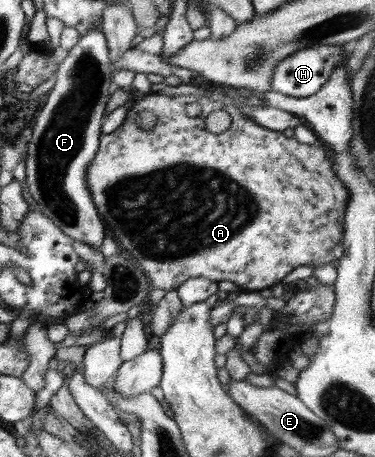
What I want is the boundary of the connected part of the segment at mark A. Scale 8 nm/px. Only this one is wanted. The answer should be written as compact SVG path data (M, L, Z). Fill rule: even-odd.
M152 92L136 102L134 106L130 105L126 119L119 129L110 134L101 135L98 152L88 165L85 178L100 217L119 242L121 256L142 269L152 288L164 289L167 292L177 290L182 283L191 278L205 278L218 283L230 281L242 291L261 291L281 283L291 271L294 271L294 268L301 265L316 268L331 262L335 263L337 258L332 254L332 249L342 241L345 211L350 203L350 192L333 170L333 159L330 158L330 153L323 144L298 143L295 138L288 139L282 132L268 130L258 125L230 102L225 100L219 102L192 94L170 97ZM189 103L198 103L202 107L202 114L194 118L187 116L185 109ZM145 109L151 111L157 119L152 129L140 129L141 127L137 124L139 113ZM218 109L226 110L232 117L232 122L228 131L214 135L205 129L205 121L212 111Z

